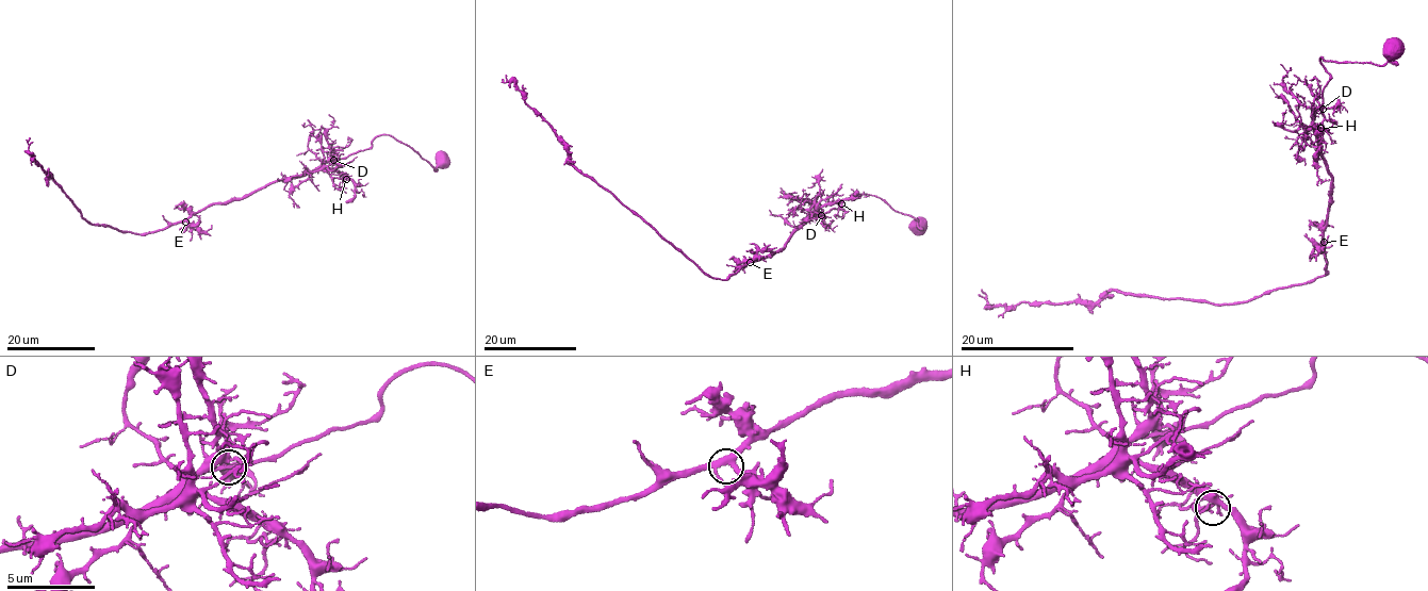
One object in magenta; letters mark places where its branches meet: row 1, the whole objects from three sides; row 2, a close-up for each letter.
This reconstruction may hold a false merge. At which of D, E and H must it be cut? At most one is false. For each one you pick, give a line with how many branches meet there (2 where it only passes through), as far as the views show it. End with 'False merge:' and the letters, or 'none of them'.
False merge: none of them

